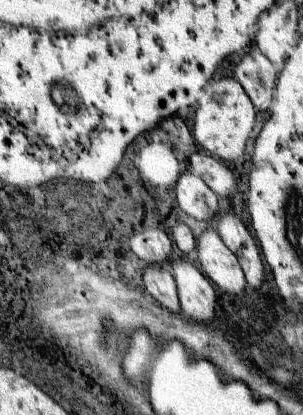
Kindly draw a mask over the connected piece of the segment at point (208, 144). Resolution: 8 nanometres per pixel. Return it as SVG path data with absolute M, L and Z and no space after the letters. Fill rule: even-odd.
M220 78L216 84L208 84L206 94L200 96L198 108L194 112L194 138L200 146L204 146L212 156L220 160L234 162L246 152L248 138L252 134L256 122L256 110L242 90L242 86L232 78Z

